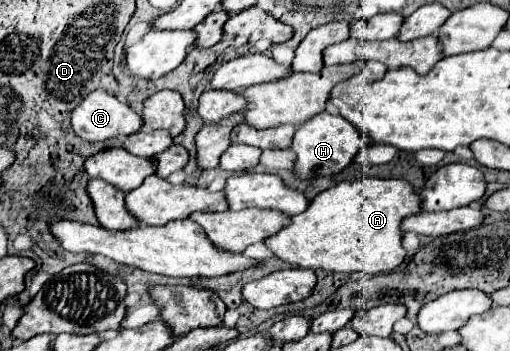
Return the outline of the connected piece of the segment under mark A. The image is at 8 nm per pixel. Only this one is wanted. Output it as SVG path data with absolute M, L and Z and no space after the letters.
M363 177L357 181L341 181L331 189L319 193L307 207L307 211L291 217L291 223L283 227L279 233L265 239L267 247L283 261L289 261L299 267L315 267L325 271L339 271L339 273L389 273L399 267L407 255L401 245L401 221L413 213L421 211L421 195L415 193L413 185L405 179L375 179Z

